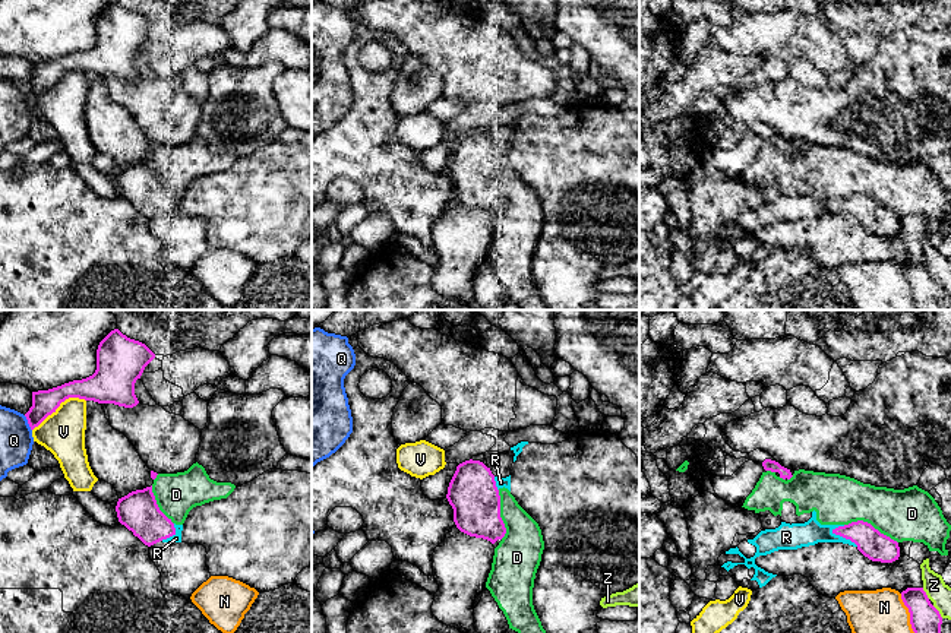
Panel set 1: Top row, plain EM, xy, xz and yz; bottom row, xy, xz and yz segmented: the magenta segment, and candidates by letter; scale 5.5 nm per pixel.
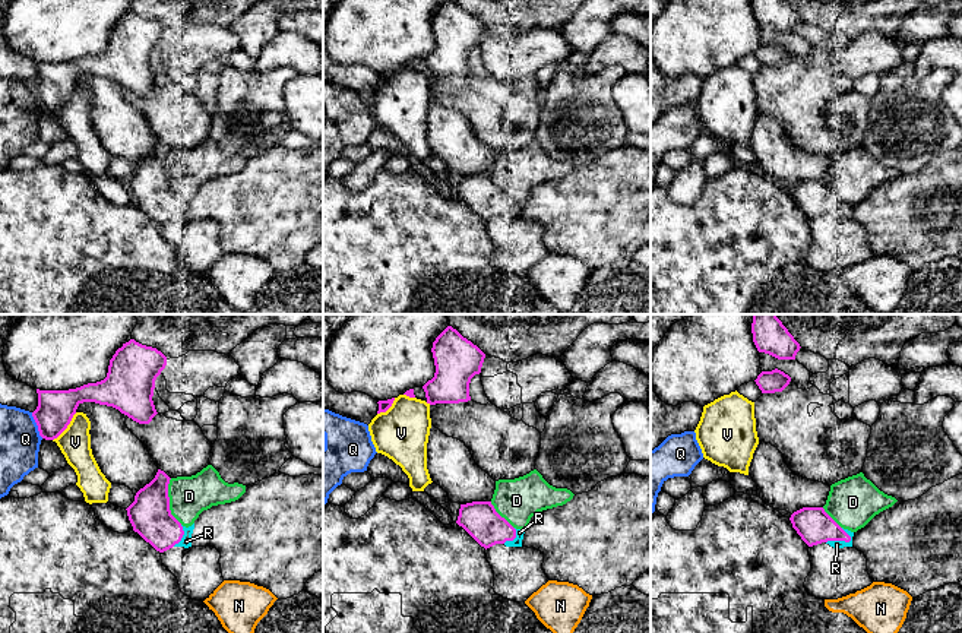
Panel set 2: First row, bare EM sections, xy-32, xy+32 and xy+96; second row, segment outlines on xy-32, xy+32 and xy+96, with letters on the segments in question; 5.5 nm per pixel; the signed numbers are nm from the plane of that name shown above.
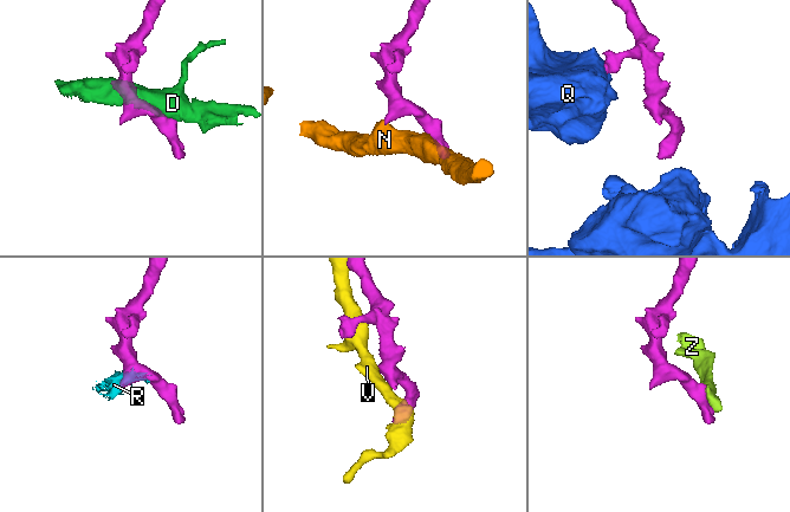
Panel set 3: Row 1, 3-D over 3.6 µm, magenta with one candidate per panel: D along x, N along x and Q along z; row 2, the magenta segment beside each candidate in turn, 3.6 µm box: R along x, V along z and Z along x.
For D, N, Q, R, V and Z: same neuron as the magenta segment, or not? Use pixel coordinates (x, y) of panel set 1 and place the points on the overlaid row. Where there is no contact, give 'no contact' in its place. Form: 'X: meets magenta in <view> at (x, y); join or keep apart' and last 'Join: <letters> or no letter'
D: meets magenta in yz at (869, 524); keep apart
N: meets magenta in yz at (909, 611); keep apart
Q: meets magenta in xy at (28, 423); keep apart
R: meets magenta in yz at (844, 537); join
V: meets magenta in xy at (59, 405); keep apart
Z: meets magenta in yz at (938, 611); keep apart
Join: R

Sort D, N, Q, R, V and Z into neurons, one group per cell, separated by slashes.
D / N / Q / R / V / Z

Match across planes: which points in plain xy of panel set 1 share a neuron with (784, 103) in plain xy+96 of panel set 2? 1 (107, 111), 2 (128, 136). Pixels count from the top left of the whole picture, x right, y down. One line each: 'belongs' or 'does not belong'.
1: does not belong
2: does not belong

